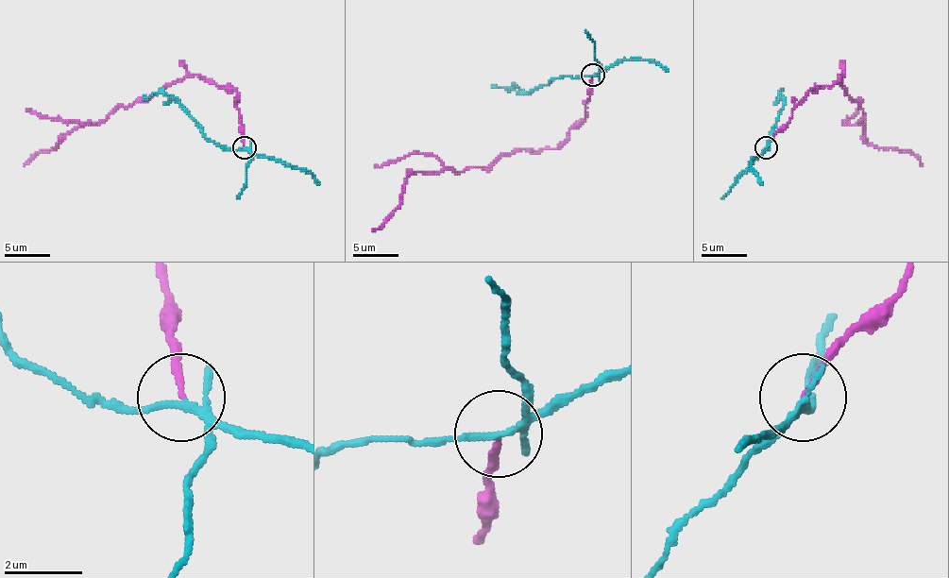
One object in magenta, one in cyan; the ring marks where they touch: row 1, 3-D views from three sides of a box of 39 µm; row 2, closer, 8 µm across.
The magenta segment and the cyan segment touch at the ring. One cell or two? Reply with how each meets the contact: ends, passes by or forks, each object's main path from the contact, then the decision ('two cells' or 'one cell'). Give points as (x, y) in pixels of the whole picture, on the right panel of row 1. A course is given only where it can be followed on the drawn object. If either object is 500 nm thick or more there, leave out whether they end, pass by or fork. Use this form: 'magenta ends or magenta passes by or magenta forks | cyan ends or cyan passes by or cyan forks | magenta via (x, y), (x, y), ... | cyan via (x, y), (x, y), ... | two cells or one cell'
magenta ends | cyan forks | magenta via (767, 147), (808, 93), (836, 83), (839, 75), (863, 111), (863, 136), (872, 145), (908, 150), (923, 166) | cyan via (767, 147), (783, 102), (778, 93), (776, 99) | two cells

